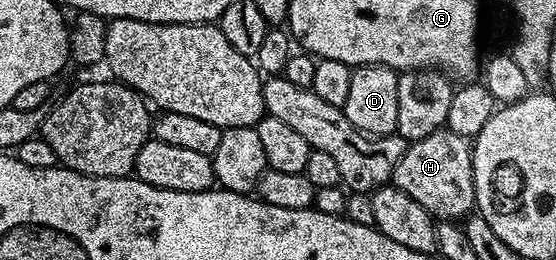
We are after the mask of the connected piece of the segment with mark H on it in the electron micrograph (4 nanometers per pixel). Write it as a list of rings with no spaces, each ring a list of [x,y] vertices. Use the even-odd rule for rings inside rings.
[[[440,129],[429,133],[429,137],[414,140],[408,146],[401,161],[397,161],[397,169],[393,169],[391,183],[409,193],[436,220],[462,220],[476,210],[471,149],[472,144],[465,137],[452,131]]]

